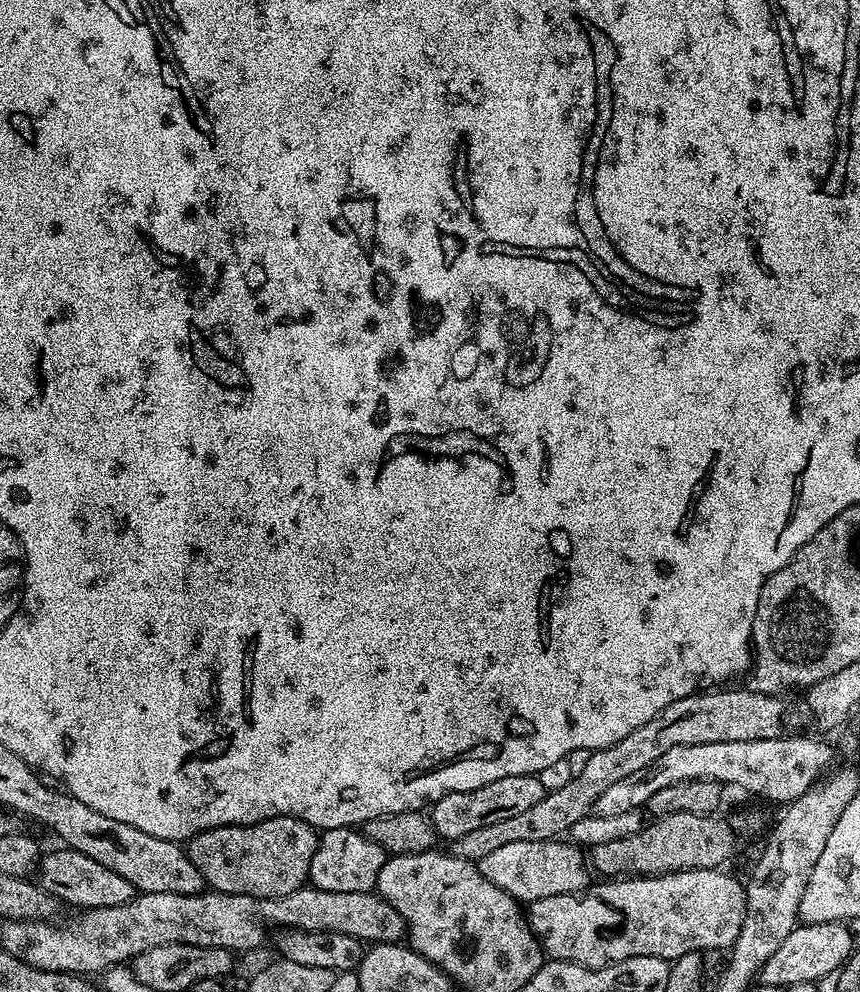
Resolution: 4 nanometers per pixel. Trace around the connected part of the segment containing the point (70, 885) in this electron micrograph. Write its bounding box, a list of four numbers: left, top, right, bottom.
[38,846,137,910]

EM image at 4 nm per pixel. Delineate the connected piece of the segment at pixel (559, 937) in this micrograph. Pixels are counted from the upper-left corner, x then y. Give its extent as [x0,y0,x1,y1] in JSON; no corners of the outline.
[526,868,748,968]

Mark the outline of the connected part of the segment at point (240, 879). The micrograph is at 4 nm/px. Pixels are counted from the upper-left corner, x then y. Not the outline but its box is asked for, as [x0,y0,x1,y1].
[186,816,317,900]

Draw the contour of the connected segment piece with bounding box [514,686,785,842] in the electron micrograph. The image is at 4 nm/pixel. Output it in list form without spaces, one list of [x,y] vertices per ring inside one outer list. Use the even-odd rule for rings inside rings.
[[[747,686],[732,688],[729,692],[720,691],[724,690],[701,690],[694,696],[682,698],[678,702],[666,706],[666,710],[662,710],[654,718],[650,718],[650,722],[646,722],[646,726],[638,726],[638,730],[634,730],[634,734],[626,734],[626,738],[622,738],[622,742],[614,742],[605,748],[595,749],[589,755],[592,757],[585,762],[584,769],[581,772],[579,769],[573,775],[572,780],[566,782],[566,786],[562,786],[562,790],[545,792],[542,802],[536,803],[531,810],[518,814],[518,818],[514,821],[515,839],[542,842],[563,837],[579,819],[593,811],[598,798],[609,786],[614,786],[614,782],[618,782],[622,778],[630,778],[630,774],[636,773],[637,770],[646,770],[646,766],[650,766],[650,762],[658,762],[658,758],[662,758],[662,754],[666,754],[666,750],[672,749],[673,746],[694,746],[702,742],[765,740],[781,735],[785,731],[784,704],[780,696],[753,692]]]

